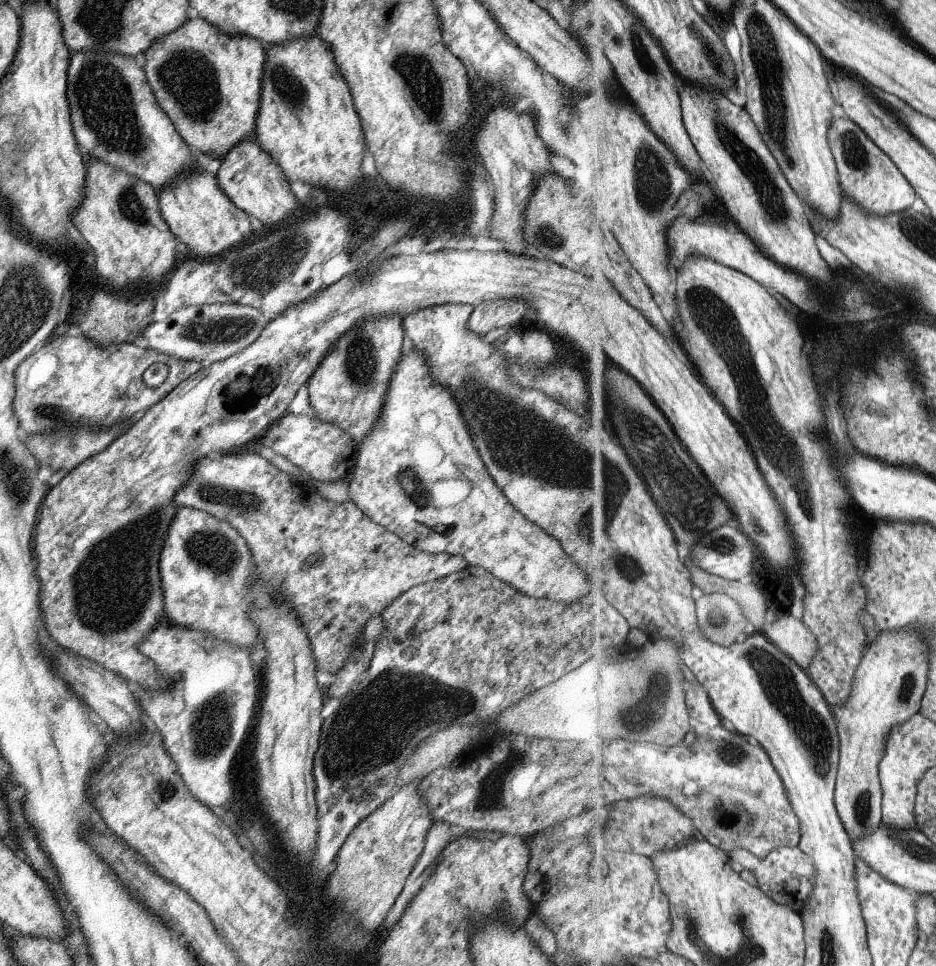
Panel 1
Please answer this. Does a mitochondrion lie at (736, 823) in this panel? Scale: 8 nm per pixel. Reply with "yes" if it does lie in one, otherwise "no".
yes

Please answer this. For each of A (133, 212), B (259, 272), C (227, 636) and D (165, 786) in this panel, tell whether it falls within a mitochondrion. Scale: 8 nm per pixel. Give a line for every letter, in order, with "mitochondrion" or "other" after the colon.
A: mitochondrion
B: mitochondrion
C: other
D: mitochondrion

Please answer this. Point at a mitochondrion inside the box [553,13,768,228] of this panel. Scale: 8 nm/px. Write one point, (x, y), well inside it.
(652, 184)

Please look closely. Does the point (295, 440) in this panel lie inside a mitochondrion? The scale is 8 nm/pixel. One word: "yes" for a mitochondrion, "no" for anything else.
no

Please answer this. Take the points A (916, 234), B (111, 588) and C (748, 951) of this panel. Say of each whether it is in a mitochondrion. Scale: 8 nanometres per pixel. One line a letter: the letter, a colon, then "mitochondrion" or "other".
A: mitochondrion
B: mitochondrion
C: mitochondrion

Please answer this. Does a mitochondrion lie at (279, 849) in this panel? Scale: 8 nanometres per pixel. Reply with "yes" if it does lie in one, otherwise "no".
no

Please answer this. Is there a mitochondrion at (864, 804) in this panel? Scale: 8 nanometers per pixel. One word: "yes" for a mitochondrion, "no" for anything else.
yes

